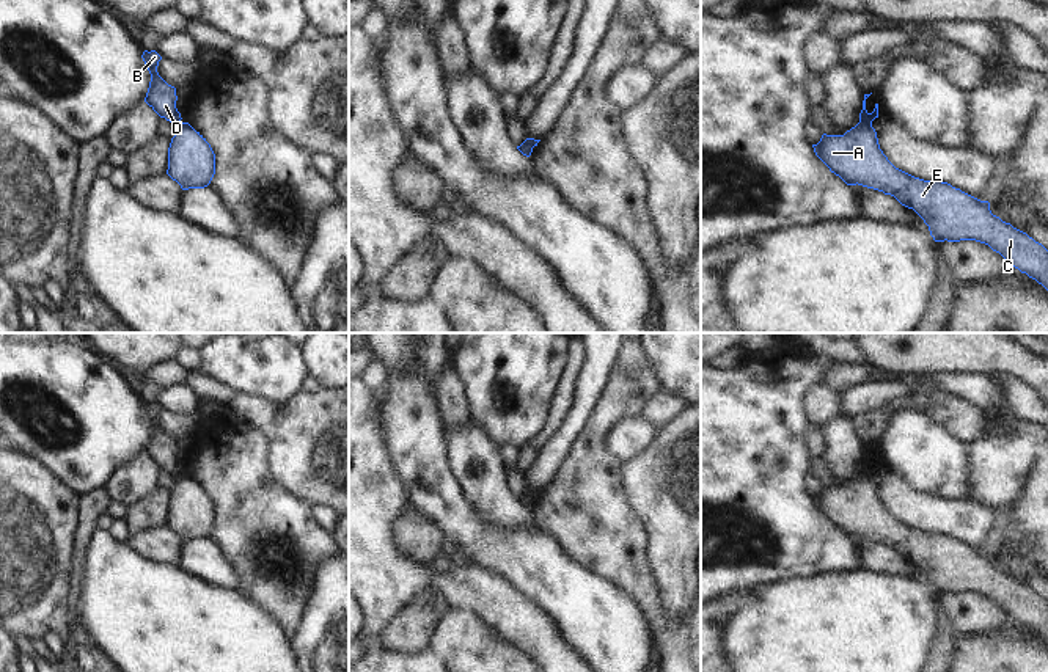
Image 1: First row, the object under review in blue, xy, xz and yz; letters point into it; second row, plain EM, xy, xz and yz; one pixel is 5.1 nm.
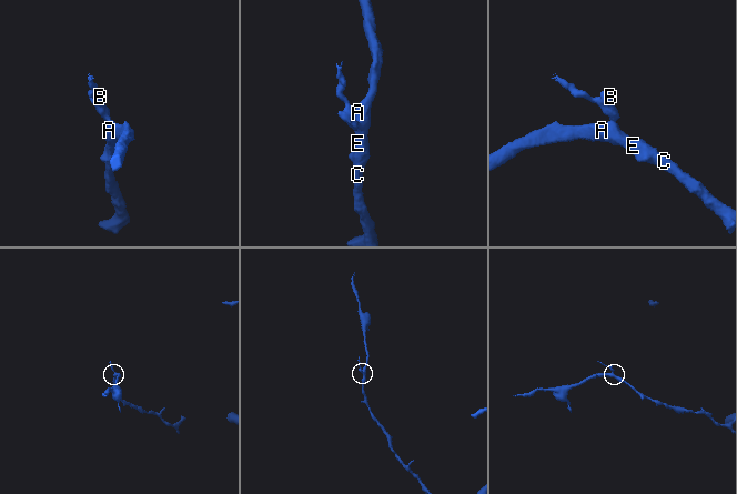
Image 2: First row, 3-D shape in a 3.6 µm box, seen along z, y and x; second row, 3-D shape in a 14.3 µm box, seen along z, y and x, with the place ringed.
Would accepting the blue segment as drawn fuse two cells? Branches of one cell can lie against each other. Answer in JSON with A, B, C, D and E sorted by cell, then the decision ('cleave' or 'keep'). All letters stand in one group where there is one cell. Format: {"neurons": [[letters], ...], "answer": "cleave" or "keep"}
{"neurons": [["A", "C", "E"], ["B", "D"]], "answer": "cleave"}

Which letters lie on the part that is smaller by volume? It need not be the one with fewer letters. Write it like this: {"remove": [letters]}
{"remove": ["B", "D"]}

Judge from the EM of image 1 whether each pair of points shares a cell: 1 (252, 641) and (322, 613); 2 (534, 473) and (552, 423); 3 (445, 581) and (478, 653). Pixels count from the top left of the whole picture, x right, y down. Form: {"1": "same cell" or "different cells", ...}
{"1": "different cells", "2": "different cells", "3": "different cells"}

